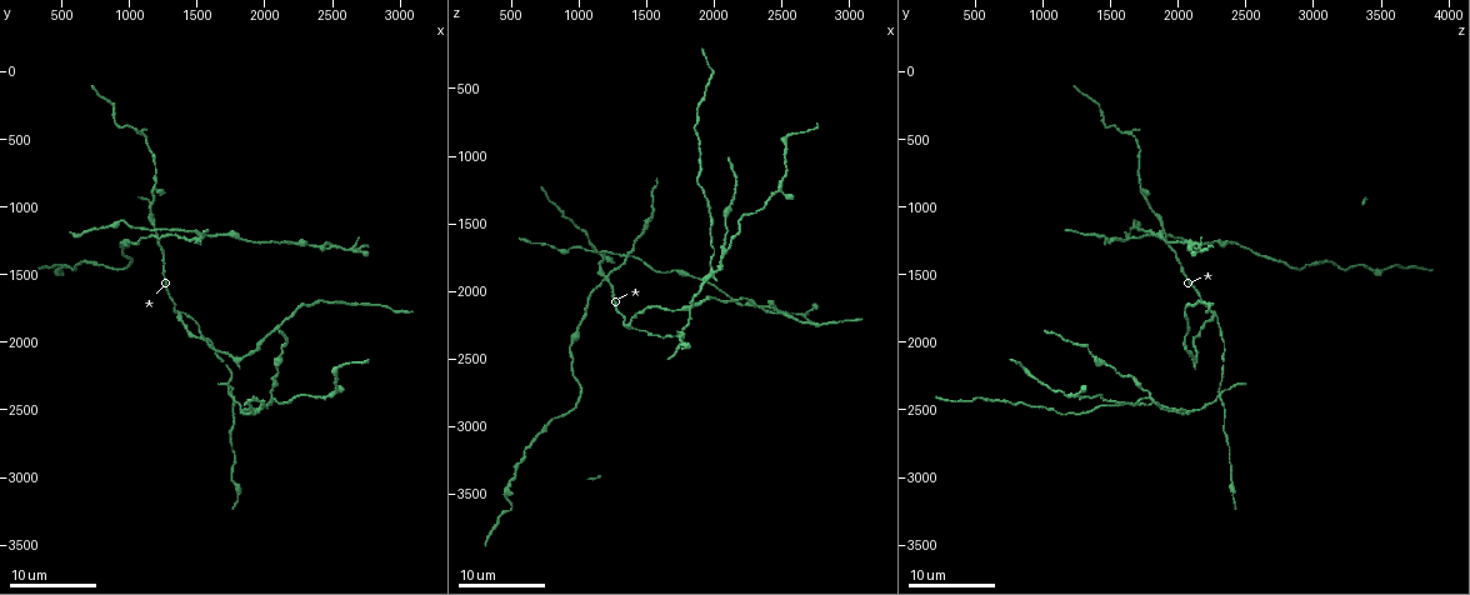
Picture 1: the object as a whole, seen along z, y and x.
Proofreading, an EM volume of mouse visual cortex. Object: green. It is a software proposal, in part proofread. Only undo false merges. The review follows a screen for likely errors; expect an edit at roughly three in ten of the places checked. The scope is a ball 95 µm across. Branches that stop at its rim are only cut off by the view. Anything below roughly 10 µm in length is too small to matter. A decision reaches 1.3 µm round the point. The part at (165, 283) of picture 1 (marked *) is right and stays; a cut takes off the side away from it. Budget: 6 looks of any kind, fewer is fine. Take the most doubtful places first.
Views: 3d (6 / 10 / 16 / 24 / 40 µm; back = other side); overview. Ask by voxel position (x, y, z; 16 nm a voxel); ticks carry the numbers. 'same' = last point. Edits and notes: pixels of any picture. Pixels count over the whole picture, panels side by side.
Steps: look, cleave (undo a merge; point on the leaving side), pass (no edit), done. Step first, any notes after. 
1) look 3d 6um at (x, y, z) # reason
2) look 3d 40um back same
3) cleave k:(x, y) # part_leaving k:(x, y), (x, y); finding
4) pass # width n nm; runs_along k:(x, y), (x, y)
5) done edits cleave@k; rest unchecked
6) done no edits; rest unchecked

look 3d 16um at (1180, 1220, 1920) # four arms meet

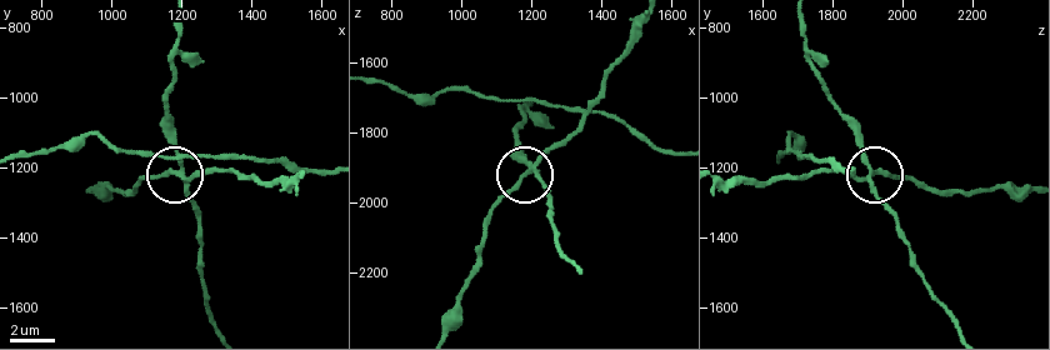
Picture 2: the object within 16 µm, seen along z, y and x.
cleave 2:(156, 179) # side_arm 31 um; part_leaving 2:(874, 175), (883, 171), (966, 193), (1029, 189); two neurons meet here

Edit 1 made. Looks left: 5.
look 3d 16um at (1760, 2400, 2300)

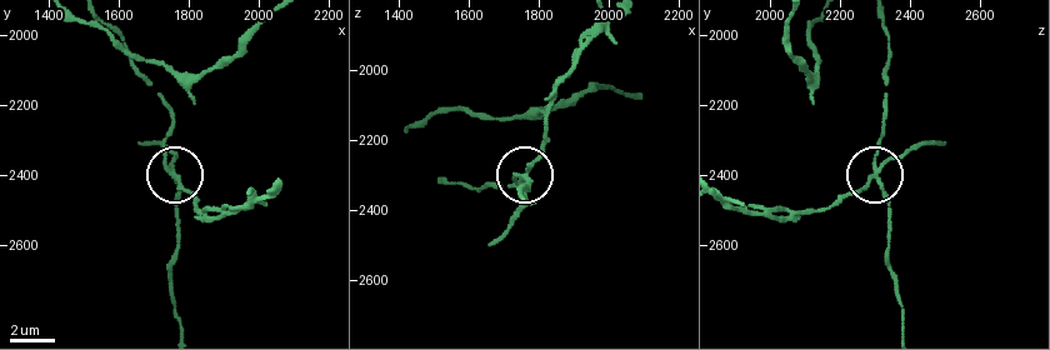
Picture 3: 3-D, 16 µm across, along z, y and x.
cleave 3:(178, 155) # arms 4; part_leaving 3:(526, 171), (541, 150), (543, 123), (556, 84), (593, 21); a second neuron is stuck on

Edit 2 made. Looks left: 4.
look overview # see it whole again

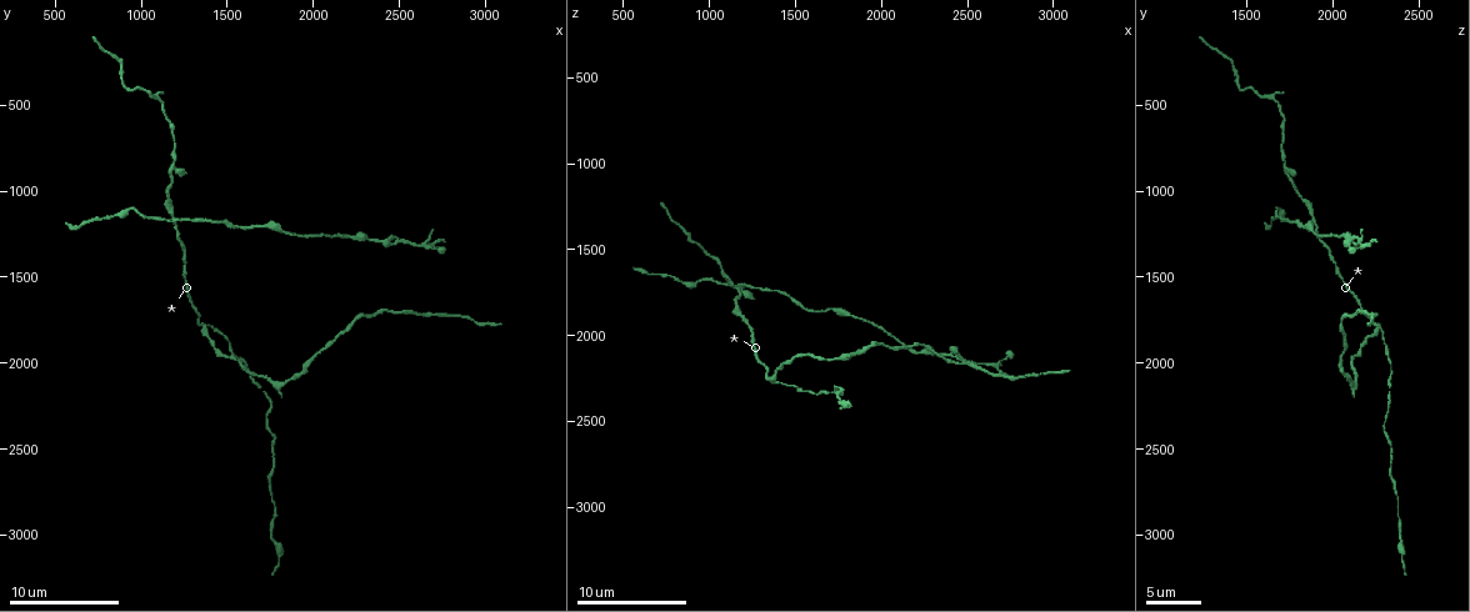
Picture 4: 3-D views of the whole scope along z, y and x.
look 3d 16um at (1380, 1820, 2260)

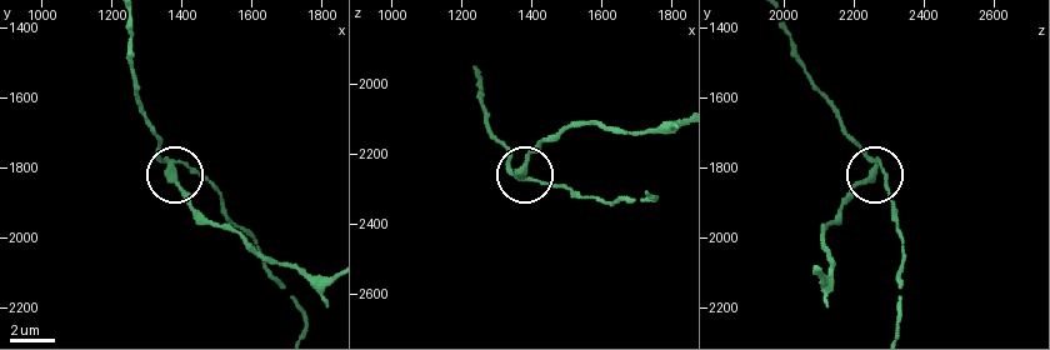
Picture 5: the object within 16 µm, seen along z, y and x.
cleave 5:(179, 184) # part_leaving 5:(169, 165), (203, 214), (275, 260), (325, 275); two neurons meet here

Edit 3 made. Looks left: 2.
done edits cleave@2, cleave@3, cleave@5; rest unchecked

